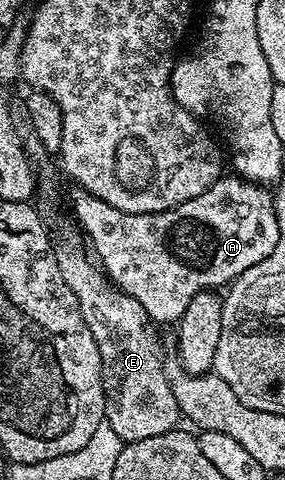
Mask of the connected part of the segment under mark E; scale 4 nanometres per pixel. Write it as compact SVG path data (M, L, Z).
M63 233L57 237L55 258L57 267L61 267L61 279L65 279L73 295L77 295L85 327L93 331L93 343L97 343L97 351L101 351L101 375L107 396L105 423L113 427L125 443L165 435L180 424L181 414L177 399L173 397L173 387L167 381L164 358L159 358L159 349L147 330L147 313L137 299L122 293L107 278L98 260L89 255L84 238L75 233Z

